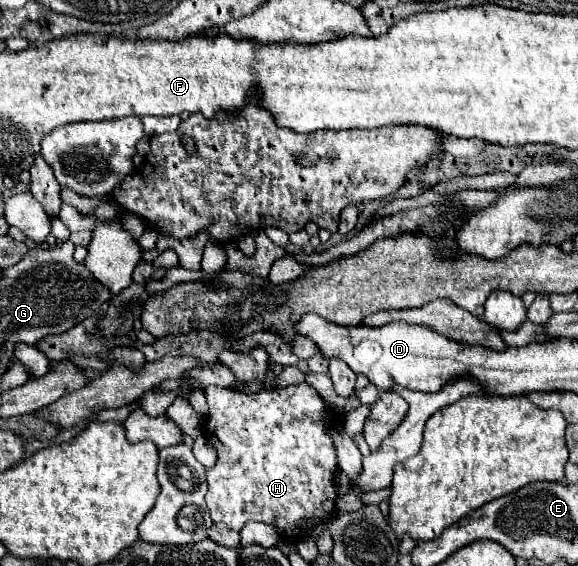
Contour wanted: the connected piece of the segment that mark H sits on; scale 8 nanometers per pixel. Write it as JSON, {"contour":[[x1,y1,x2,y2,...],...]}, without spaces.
{"contour":[[307,382,303,384,295,384,295,386,285,386,285,388,271,388,271,390,259,390,255,394,243,394,239,390,233,390,233,388,221,388,221,386,207,386,205,388,205,396,207,396,207,402,209,402,209,416,205,420,205,436,207,440,213,444,213,448,217,450,217,464,207,470,207,484,209,484,209,492,205,496,205,502,207,502,207,508,211,512,211,520,213,522,223,522,227,524,231,530,241,530,245,526,245,522,253,520,253,522,265,522,265,524,271,524,279,534,281,538,285,540,295,540,299,538,299,534,303,532,303,528,299,528,299,524,307,524,311,522,313,518,319,518,319,520,327,520,329,516,333,516,333,510,335,510,335,498,337,498,337,490,335,490,335,484,333,484,333,478,335,478,335,470,337,470,337,454,335,454,335,446,331,442,331,436,329,436,329,428,337,424,337,416,329,414,327,408,325,408,325,402,323,398,319,396,319,392,315,388,311,388]]}

